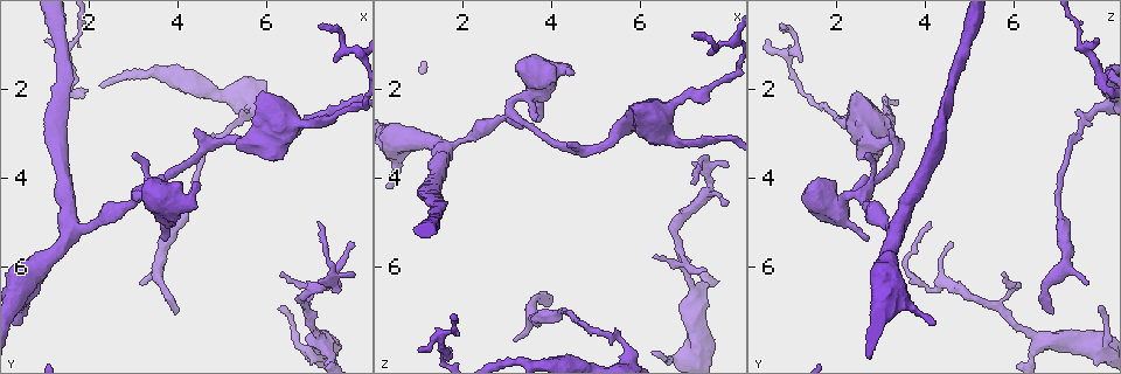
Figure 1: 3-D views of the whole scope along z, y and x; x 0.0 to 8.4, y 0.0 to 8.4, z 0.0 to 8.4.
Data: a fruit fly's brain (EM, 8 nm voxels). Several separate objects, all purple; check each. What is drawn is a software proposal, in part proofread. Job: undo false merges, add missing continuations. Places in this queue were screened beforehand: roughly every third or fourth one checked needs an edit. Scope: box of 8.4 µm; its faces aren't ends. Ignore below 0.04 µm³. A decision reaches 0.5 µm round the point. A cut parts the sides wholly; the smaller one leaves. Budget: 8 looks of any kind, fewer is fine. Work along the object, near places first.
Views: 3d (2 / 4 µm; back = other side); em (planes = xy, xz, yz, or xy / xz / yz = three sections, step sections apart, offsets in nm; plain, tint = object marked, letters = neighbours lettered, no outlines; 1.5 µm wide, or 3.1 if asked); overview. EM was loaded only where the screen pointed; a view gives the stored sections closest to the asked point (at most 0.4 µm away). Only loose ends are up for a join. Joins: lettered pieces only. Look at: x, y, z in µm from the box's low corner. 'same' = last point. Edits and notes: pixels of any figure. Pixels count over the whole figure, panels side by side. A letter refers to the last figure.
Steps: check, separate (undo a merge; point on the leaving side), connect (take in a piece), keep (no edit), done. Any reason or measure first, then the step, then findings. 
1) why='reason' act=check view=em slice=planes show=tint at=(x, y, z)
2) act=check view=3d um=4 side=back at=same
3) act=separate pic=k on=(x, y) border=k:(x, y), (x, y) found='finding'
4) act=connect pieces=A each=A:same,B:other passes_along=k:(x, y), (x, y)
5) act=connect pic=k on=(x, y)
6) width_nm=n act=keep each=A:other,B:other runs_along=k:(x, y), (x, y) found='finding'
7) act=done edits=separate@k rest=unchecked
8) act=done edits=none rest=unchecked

why='sudden change in width' act=check view=3d um=4 at=(6.50, 2.90, 3.05)

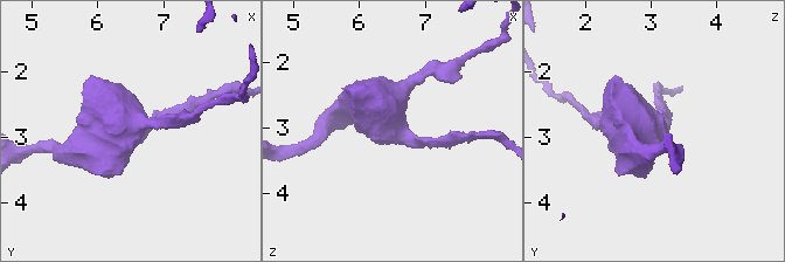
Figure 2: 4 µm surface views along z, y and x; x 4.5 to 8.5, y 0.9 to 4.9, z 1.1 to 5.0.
why='shape alone is not enough' act=check view=em slice=planes show=letters at=(6.50, 2.90, 3.00)

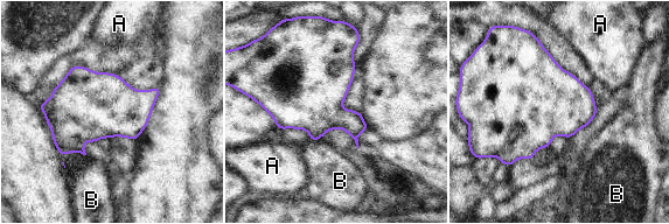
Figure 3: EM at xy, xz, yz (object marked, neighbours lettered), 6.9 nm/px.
width_nm=260 act=keep each=A:other,B:other found='continuous, no second cell'

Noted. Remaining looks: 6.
why='an open end' act=check view=3d um=2 at=(3.95, 7.05, 6.90)

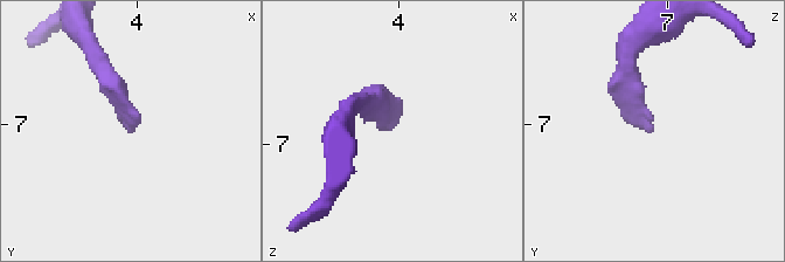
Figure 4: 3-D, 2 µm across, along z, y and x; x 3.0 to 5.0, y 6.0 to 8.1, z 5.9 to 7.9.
why='need the tissue' act=check view=em slice=planes show=tint at=(3.98, 7.04, 6.90)

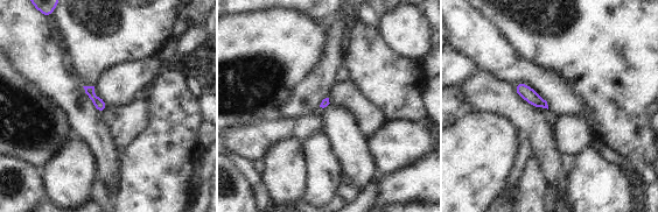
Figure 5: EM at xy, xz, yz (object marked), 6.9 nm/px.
why='see the neighbours' act=check view=em slice=planes show=letters at=same

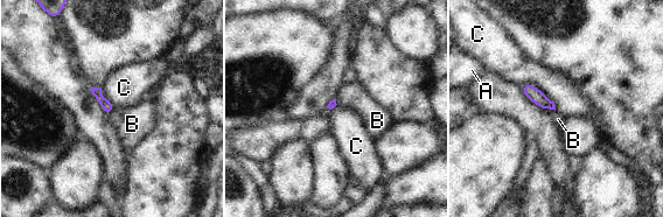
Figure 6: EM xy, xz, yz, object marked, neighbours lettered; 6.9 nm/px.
act=keep each=A:other,B:other,C:other border=6:(522, 86), (535, 85), (556, 110) found='none of them fits'

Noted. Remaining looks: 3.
why='sudden change in width' act=check view=em slice=planes show=plain at=(4.20, 4.70, 7.00)

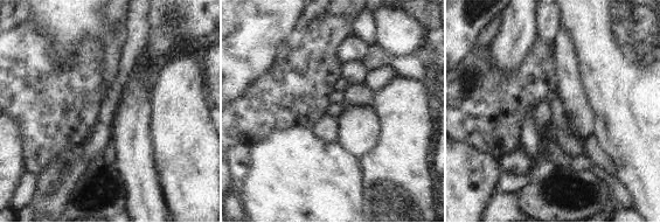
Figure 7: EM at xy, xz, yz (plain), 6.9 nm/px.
why='what lies round it' act=check view=em slice=planes show=letters at=same

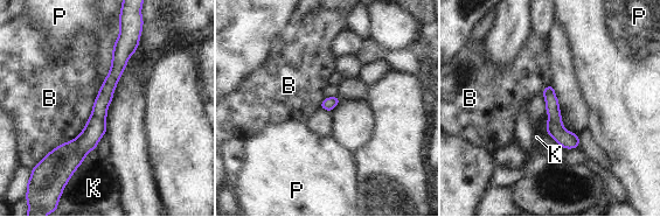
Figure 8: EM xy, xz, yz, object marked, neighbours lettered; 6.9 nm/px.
act=keep each=B:other,K:other,P:other runs_along=8:(120, 39), (96, 127), (71, 168) found='continuous, no second cell'

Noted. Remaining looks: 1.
act=done edits=none rest=unchecked

